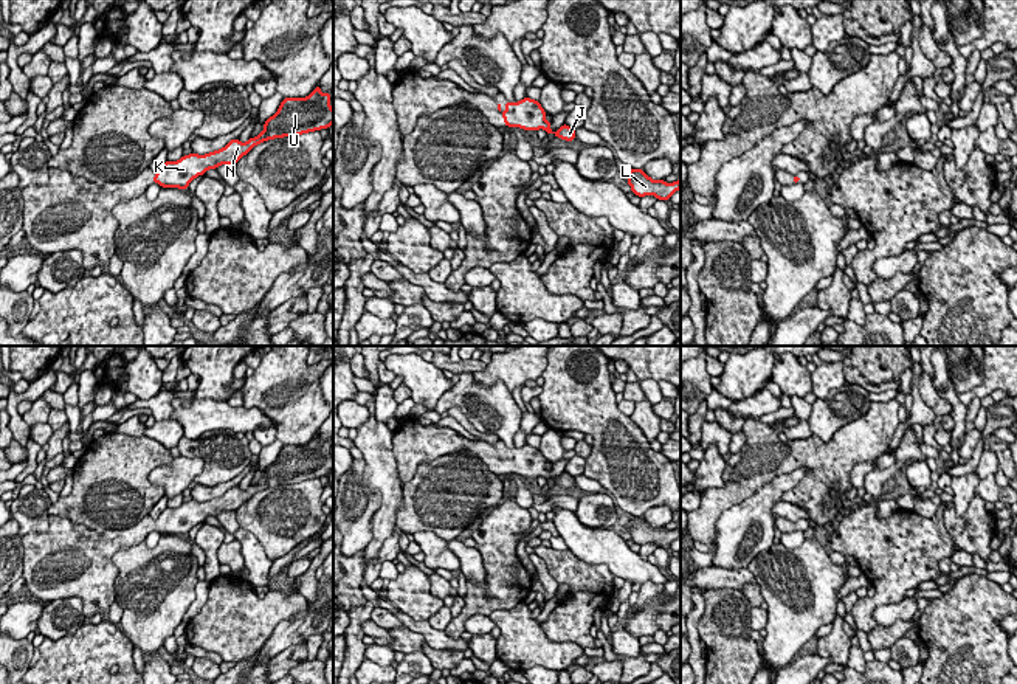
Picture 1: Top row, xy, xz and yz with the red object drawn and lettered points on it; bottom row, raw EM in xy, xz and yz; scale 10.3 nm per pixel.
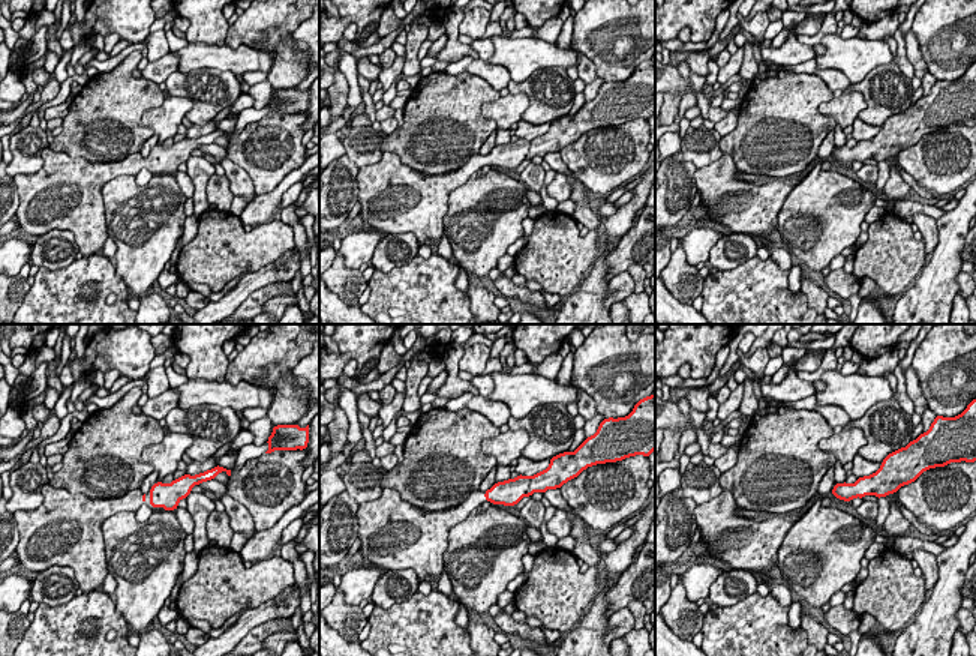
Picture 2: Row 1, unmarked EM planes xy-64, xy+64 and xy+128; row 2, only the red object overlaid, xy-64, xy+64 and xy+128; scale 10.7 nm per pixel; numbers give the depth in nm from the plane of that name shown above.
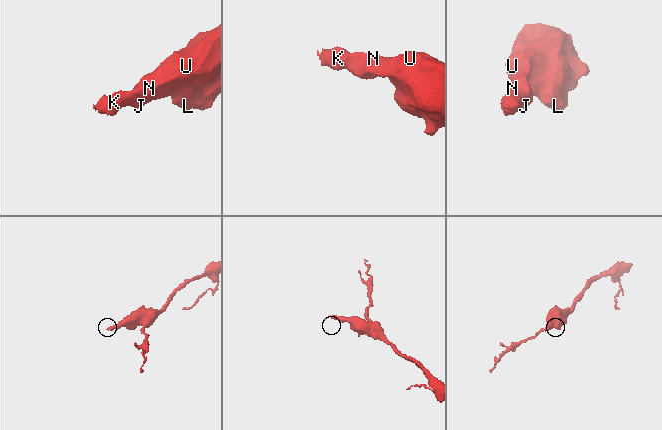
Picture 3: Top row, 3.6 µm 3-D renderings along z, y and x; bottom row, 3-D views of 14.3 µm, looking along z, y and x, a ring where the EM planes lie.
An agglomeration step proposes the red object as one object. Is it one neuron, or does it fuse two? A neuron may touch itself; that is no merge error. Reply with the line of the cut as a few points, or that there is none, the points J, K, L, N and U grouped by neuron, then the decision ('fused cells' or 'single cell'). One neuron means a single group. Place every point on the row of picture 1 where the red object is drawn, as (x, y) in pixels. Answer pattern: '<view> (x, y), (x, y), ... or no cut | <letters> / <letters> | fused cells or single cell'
no cut | J K L N U | single cell

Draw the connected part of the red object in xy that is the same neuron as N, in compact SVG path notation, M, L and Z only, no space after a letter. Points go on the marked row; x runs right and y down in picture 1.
M318 85L305 98L284 98L278 112L264 123L264 130L256 138L250 136L246 143L234 138L225 147L205 155L192 152L177 161L167 160L153 175L153 183L158 183L161 188L171 186L186 191L189 183L198 175L205 175L208 169L236 164L254 146L264 141L319 132L332 124L330 92L322 93L321 85Z

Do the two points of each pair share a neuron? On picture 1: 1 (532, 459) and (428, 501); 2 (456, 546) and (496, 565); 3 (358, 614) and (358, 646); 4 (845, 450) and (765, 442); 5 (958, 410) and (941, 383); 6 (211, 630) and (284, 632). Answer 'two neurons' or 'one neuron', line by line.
1: two neurons
2: two neurons
3: one neuron
4: one neuron
5: one neuron
6: two neurons

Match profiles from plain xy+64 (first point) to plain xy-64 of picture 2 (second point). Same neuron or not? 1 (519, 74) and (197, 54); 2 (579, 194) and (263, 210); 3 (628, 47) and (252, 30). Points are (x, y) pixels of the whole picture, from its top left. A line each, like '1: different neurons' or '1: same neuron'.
1: same neuron
2: different neurons
3: same neuron

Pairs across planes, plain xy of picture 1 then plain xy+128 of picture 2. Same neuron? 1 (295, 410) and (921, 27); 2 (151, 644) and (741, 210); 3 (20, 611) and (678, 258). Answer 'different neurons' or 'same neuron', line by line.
1: same neuron
2: different neurons
3: different neurons

